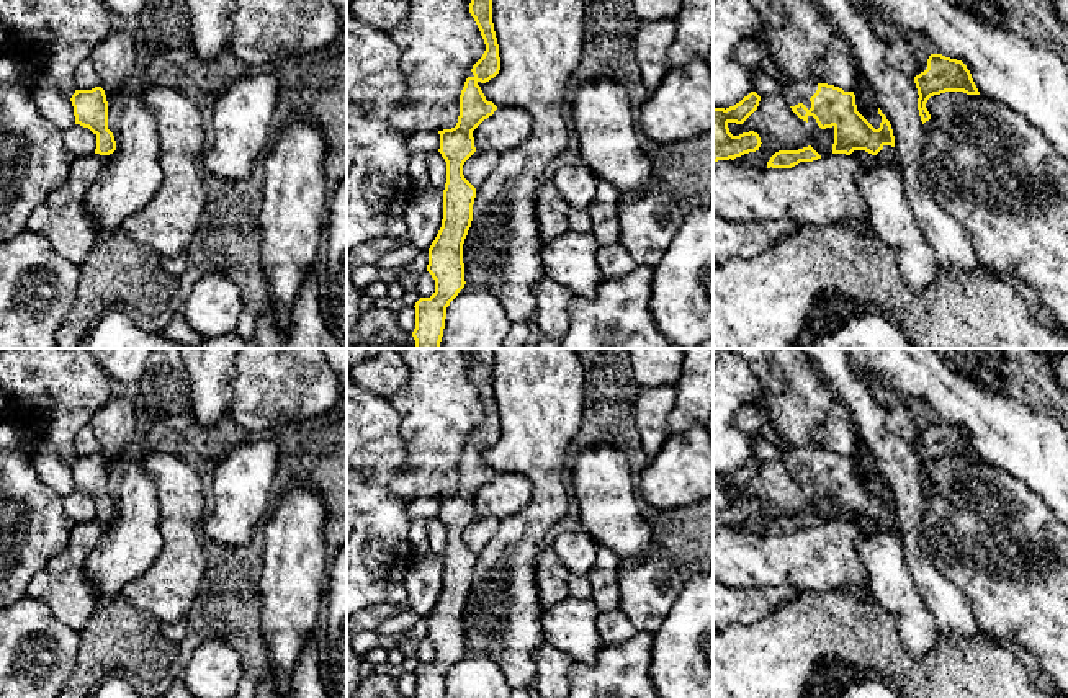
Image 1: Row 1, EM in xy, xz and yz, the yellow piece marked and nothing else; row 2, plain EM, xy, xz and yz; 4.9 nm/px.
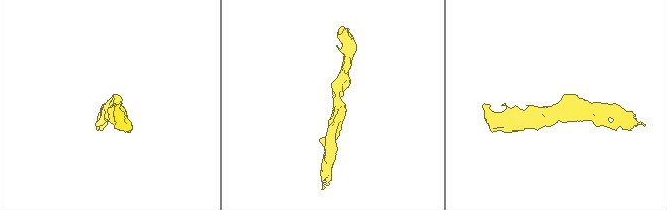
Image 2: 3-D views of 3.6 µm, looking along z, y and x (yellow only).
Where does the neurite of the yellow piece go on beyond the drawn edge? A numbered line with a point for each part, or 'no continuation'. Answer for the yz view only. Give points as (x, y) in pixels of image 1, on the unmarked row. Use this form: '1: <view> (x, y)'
1: yz (794, 458)

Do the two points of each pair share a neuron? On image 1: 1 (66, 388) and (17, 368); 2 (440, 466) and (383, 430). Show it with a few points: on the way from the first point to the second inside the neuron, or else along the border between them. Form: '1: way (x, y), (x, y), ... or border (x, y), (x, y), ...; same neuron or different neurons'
1: way (54, 376), (44, 366), (28, 366); same neuron
2: border (393, 406), (399, 416), (404, 466), (391, 479); different neurons

